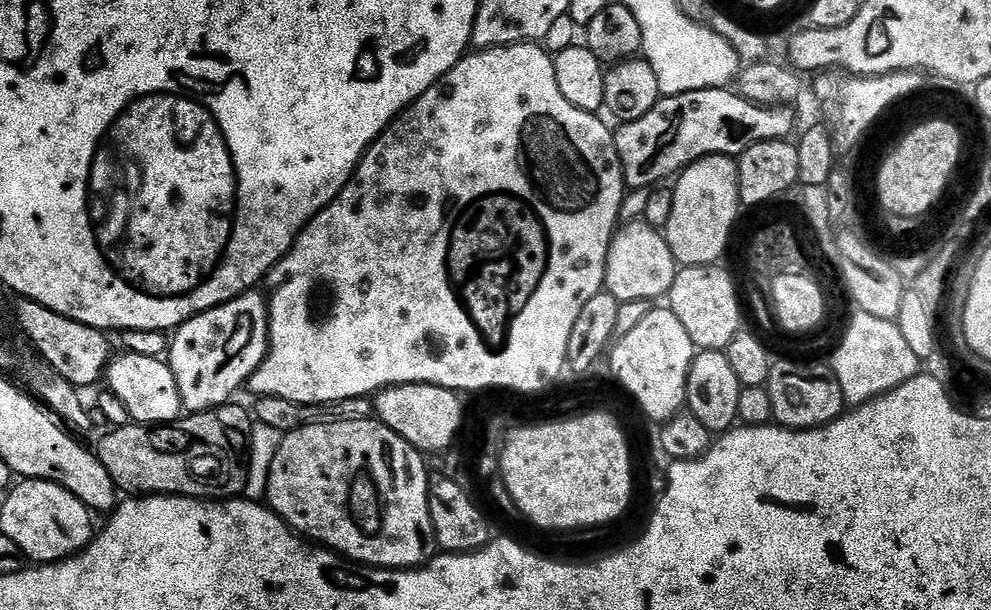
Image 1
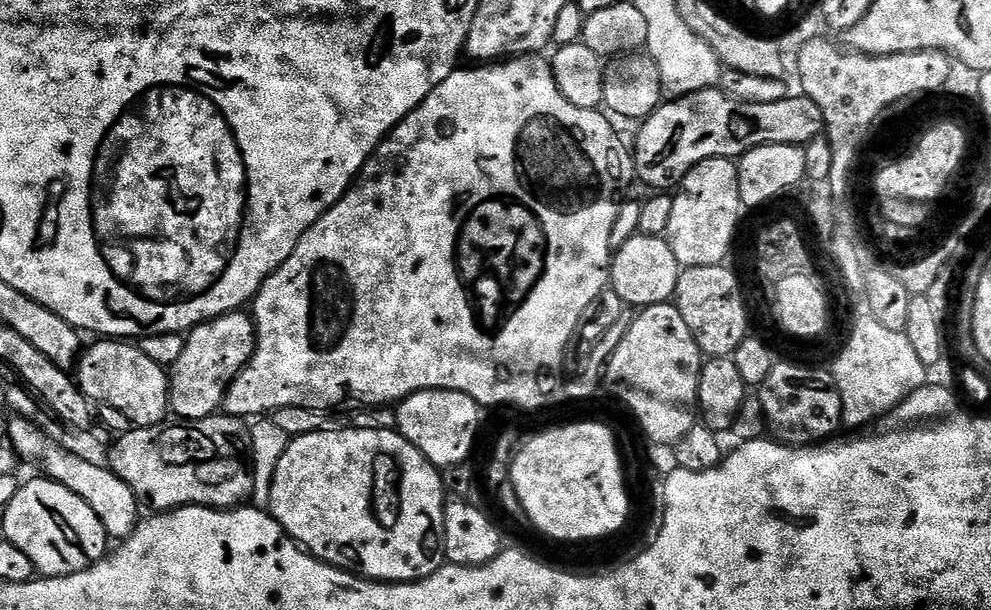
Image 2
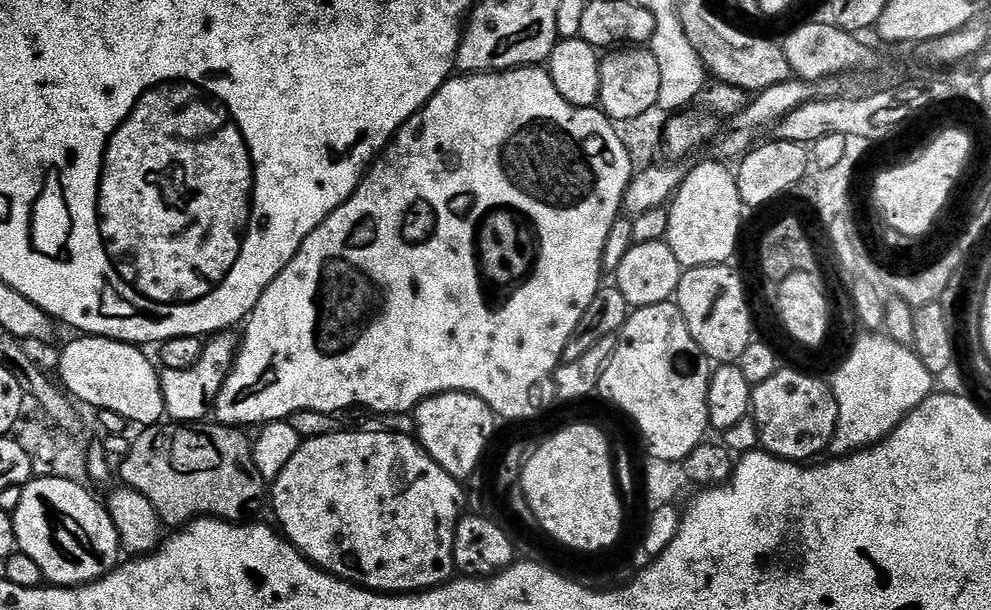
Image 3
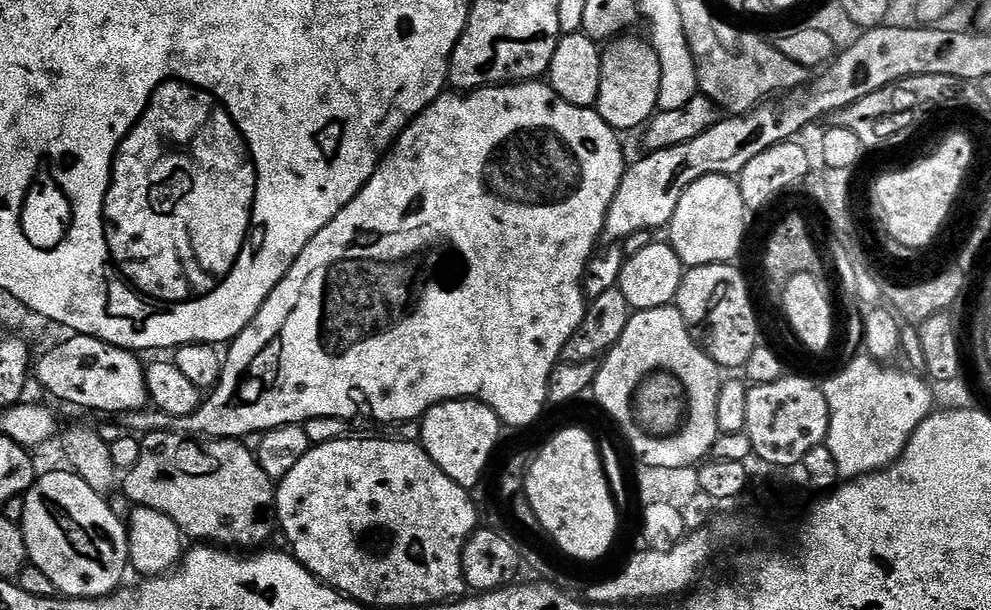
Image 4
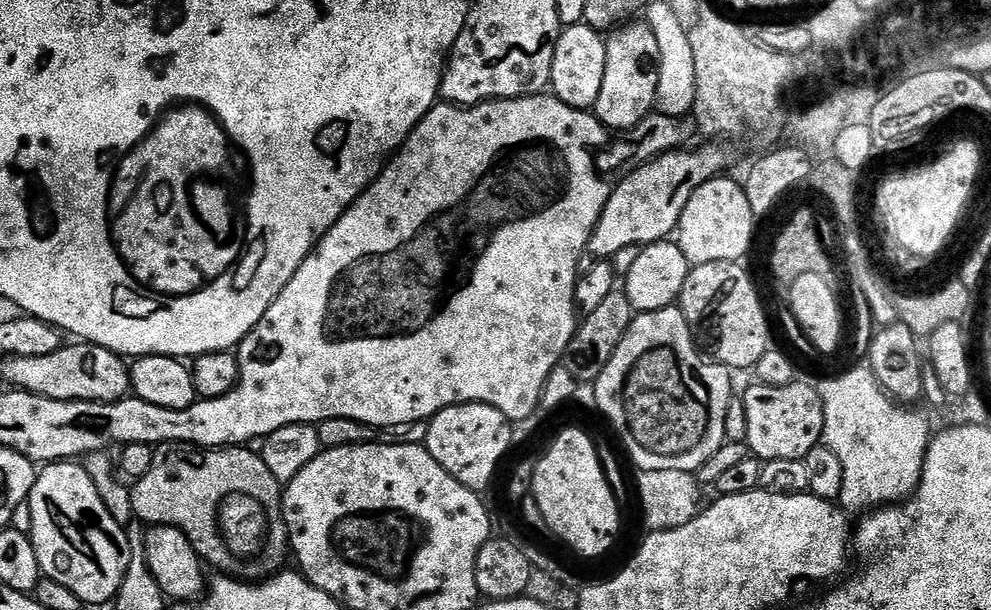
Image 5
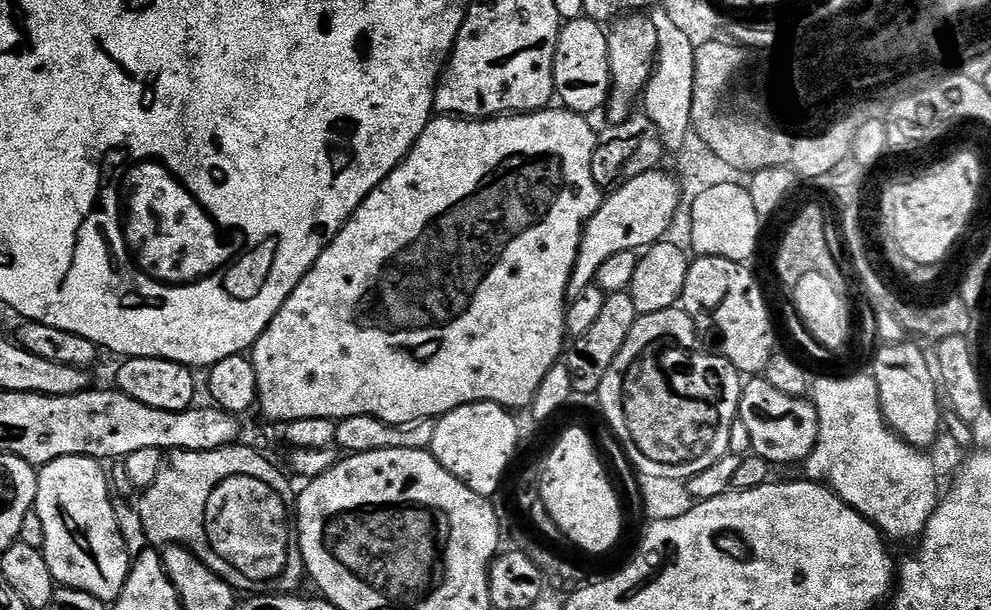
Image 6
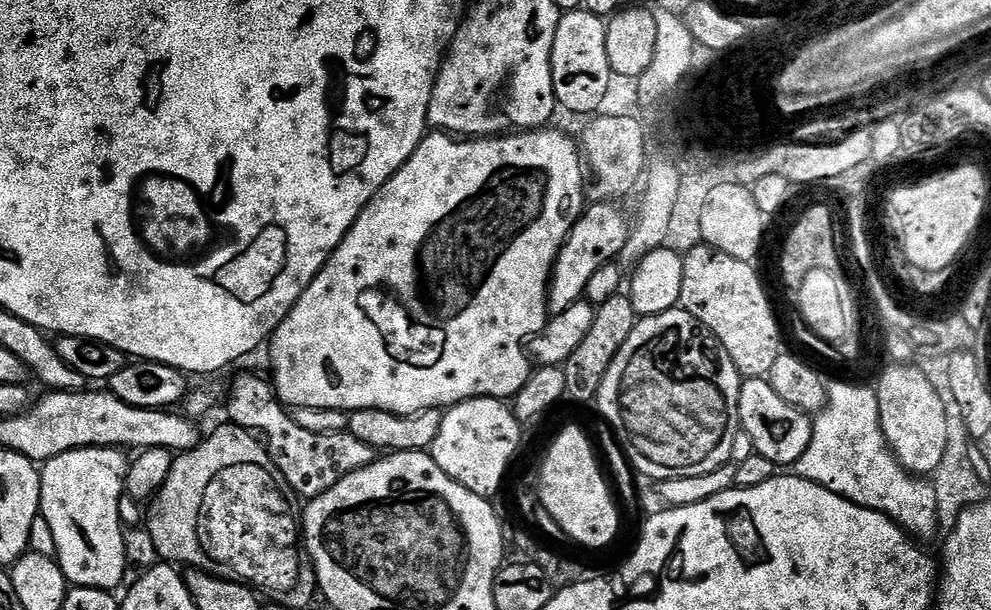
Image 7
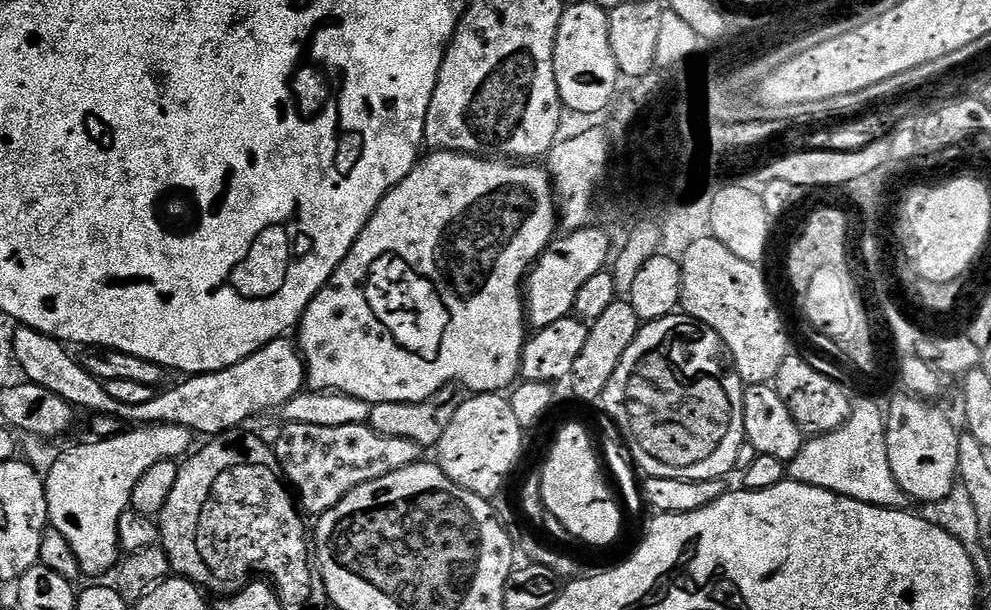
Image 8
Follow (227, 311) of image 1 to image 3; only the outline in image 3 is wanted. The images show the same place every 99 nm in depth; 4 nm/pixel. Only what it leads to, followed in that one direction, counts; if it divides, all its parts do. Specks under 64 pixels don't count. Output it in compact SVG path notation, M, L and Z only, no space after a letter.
M231 331L213 335L205 343L204 351L186 370L170 370L164 368L160 372L160 385L162 386L162 398L164 399L164 411L176 422L200 422L204 416L213 411L218 394L230 374L232 364L236 361L238 351L237 337L232 337Z

